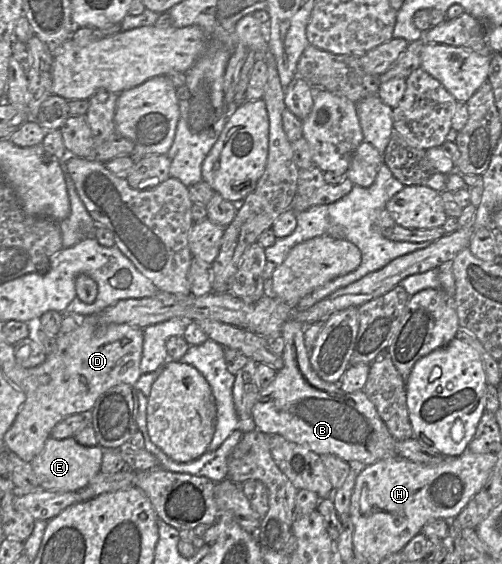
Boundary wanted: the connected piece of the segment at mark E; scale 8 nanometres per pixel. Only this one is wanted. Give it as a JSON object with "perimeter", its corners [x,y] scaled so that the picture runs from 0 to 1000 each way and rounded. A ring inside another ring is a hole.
{"perimeter":[[[98,775],[84,801],[60,819],[60,824],[86,869],[141,872],[171,863],[181,849],[199,837],[203,812],[205,796],[199,791],[163,791],[147,775],[124,780]]]}

